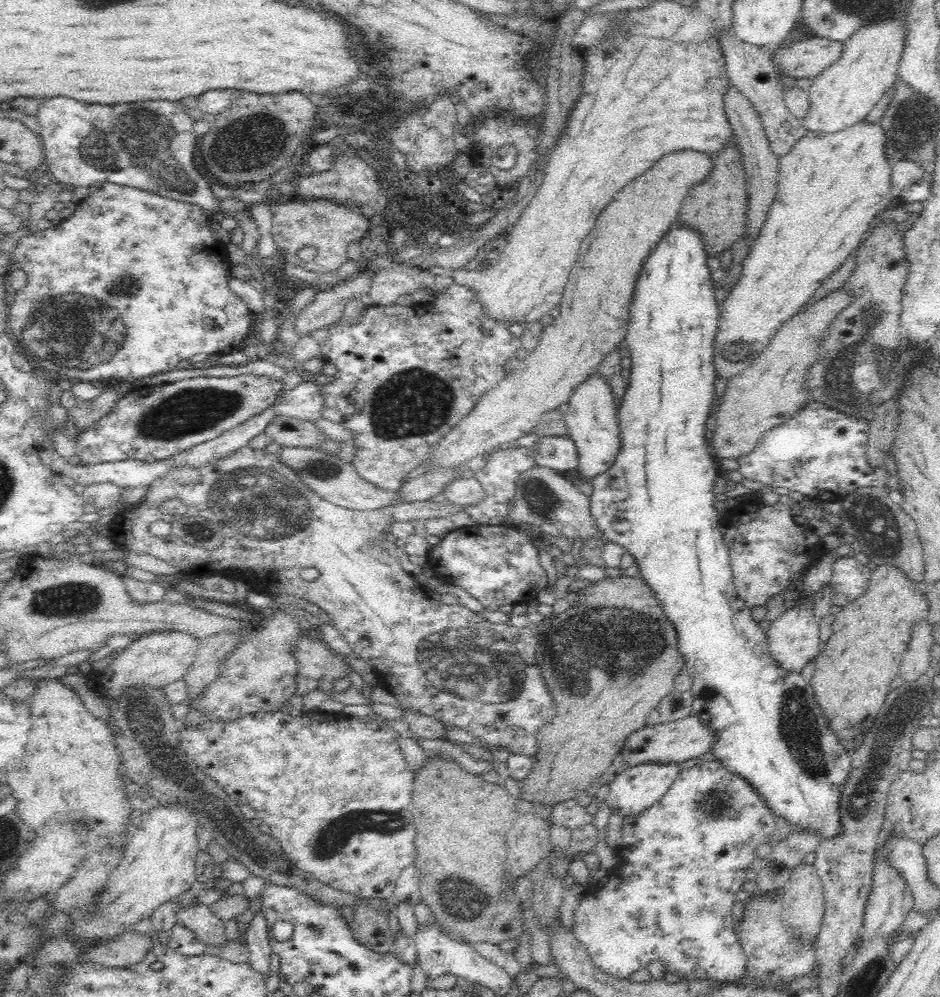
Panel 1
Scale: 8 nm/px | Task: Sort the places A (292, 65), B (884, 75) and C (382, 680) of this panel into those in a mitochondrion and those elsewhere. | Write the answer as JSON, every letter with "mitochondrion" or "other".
{"A":"other","B":"other","C":"other"}

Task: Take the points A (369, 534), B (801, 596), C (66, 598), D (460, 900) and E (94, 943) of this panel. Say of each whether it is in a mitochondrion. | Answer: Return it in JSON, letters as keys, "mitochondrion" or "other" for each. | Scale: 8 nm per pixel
{"A":"other","B":"other","C":"mitochondrion","D":"mitochondrion","E":"other"}

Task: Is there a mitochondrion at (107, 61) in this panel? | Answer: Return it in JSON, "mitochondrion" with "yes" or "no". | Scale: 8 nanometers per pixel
{"mitochondrion":"no"}

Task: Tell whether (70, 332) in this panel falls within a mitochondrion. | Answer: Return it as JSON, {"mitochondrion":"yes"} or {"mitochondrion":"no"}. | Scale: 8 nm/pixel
{"mitochondrion":"yes"}

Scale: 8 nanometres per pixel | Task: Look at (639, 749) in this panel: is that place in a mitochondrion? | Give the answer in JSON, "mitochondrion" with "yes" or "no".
{"mitochondrion":"no"}

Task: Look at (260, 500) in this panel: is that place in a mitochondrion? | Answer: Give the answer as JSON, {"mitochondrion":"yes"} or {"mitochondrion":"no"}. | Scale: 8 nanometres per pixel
{"mitochondrion":"yes"}

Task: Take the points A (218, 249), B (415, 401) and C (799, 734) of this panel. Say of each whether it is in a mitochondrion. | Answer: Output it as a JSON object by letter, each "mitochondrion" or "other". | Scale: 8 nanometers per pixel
{"A":"other","B":"mitochondrion","C":"mitochondrion"}

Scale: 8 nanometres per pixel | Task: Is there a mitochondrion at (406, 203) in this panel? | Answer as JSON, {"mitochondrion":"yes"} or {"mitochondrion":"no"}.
{"mitochondrion":"yes"}

